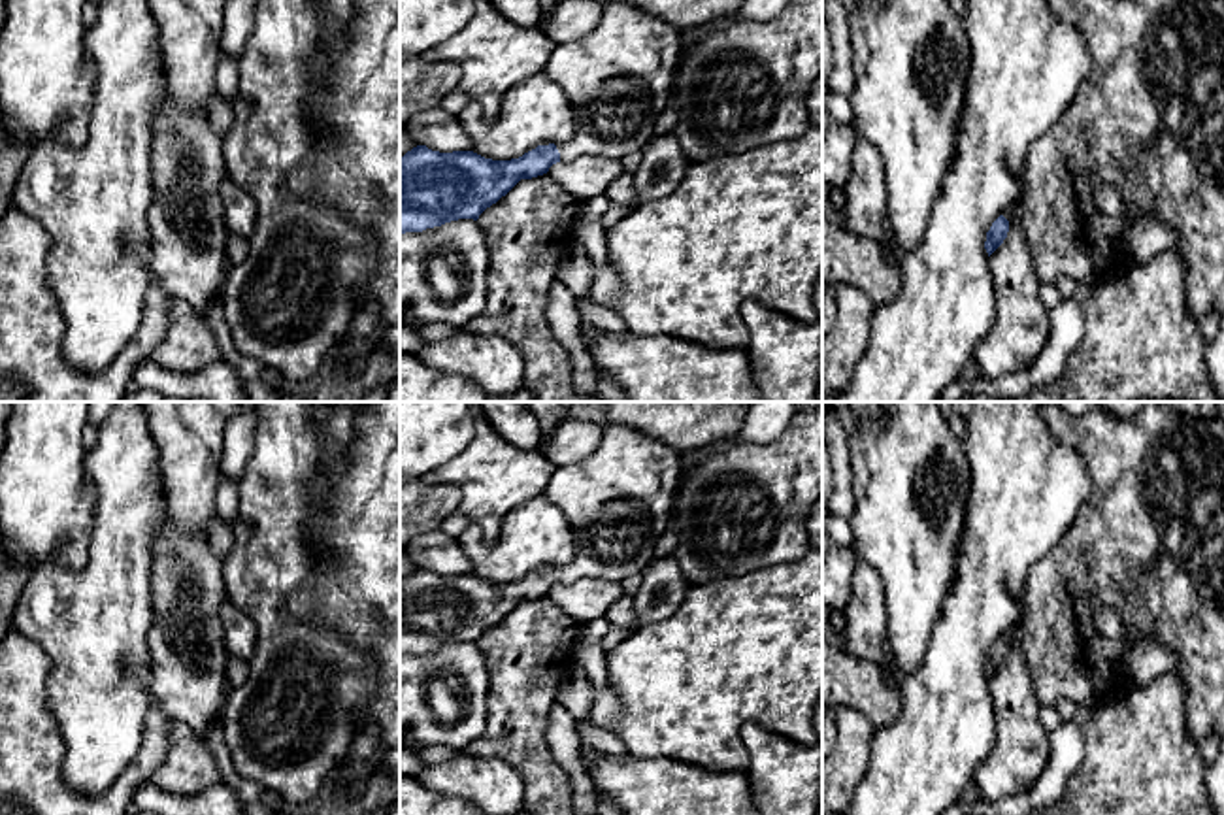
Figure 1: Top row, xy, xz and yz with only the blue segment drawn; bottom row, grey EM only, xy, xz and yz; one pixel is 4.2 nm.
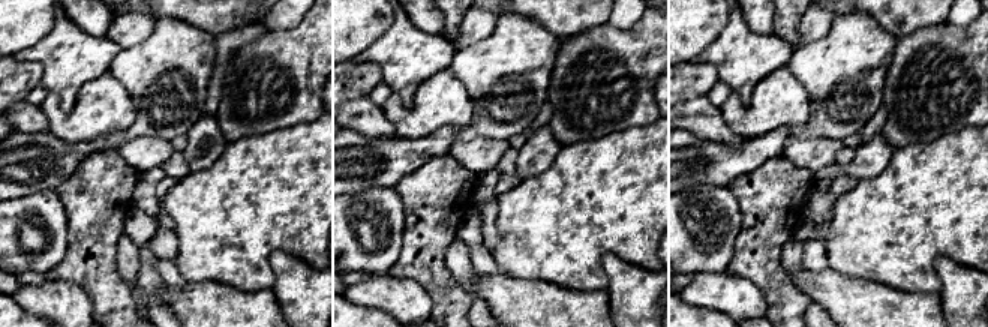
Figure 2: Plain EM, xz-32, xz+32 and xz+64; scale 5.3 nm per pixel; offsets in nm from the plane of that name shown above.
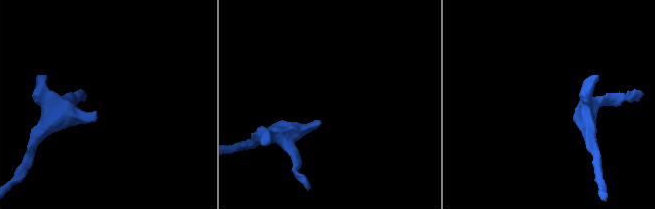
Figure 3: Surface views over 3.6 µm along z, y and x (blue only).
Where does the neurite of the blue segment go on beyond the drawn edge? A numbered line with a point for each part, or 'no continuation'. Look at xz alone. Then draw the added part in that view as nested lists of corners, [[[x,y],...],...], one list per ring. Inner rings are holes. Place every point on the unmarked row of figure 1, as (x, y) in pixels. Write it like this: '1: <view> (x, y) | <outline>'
1: xz (619, 500) | [[[605,424],[600,445],[583,460],[554,468],[543,494],[571,526],[575,558],[558,566],[560,583],[596,577],[620,583],[643,574],[671,521],[683,479],[681,451],[622,424]]]

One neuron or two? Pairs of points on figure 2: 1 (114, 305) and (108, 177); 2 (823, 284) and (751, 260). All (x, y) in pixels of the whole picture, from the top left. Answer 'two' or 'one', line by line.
1: one
2: two

